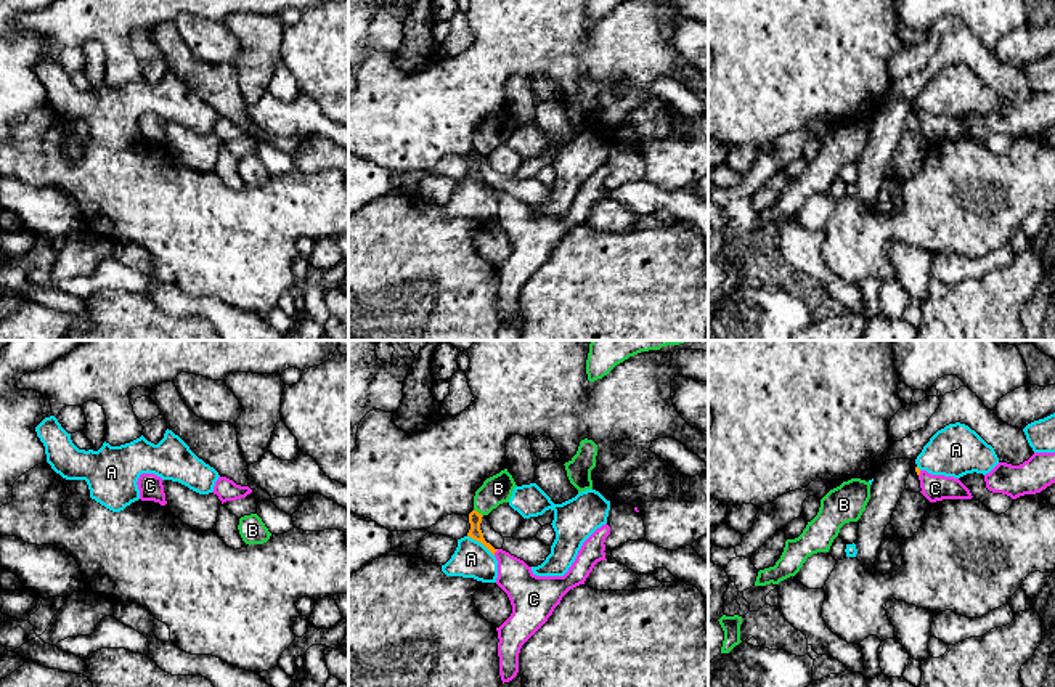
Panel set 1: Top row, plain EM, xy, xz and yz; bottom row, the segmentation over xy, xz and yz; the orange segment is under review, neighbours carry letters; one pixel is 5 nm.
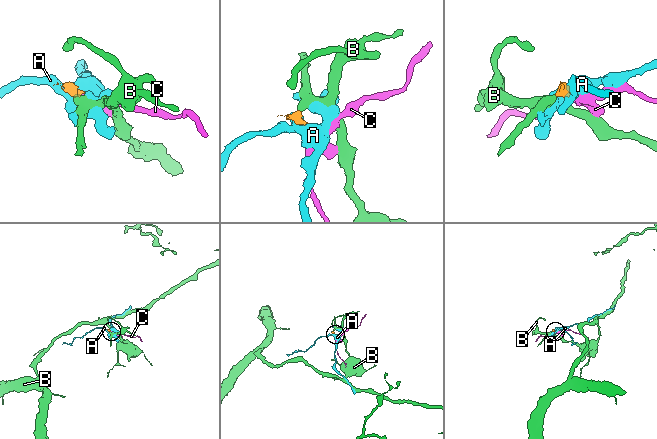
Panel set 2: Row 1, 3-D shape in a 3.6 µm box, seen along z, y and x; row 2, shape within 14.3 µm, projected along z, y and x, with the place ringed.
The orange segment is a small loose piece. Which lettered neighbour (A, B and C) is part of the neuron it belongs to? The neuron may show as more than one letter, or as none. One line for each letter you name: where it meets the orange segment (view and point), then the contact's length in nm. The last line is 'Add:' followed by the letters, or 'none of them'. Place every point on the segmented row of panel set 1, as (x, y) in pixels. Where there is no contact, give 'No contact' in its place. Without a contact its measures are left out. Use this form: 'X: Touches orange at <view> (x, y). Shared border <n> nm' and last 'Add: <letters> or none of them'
C: Touches orange at xz (495, 551). Shared border 40 nm
Add: C

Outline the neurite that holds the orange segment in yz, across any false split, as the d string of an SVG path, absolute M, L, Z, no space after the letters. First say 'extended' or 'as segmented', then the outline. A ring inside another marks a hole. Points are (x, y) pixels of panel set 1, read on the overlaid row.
extended; M915 467L915 472L920 480L922 494L930 501L943 499L971 499L970 490L954 477L931 475L927 470Z

